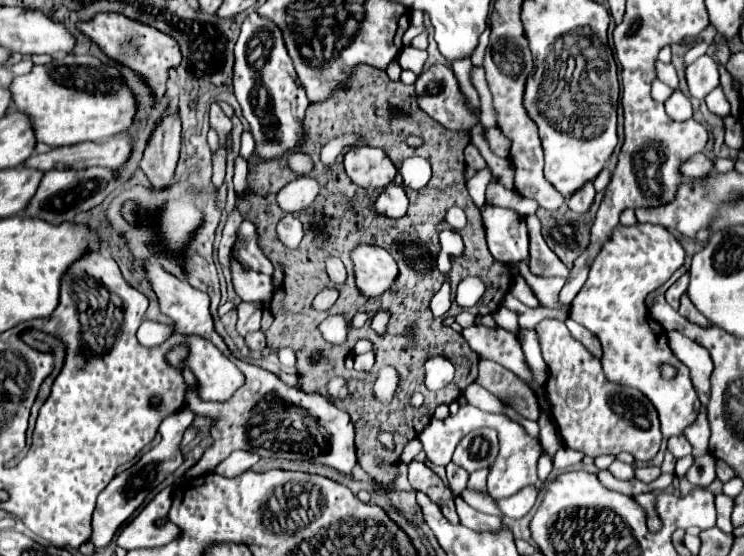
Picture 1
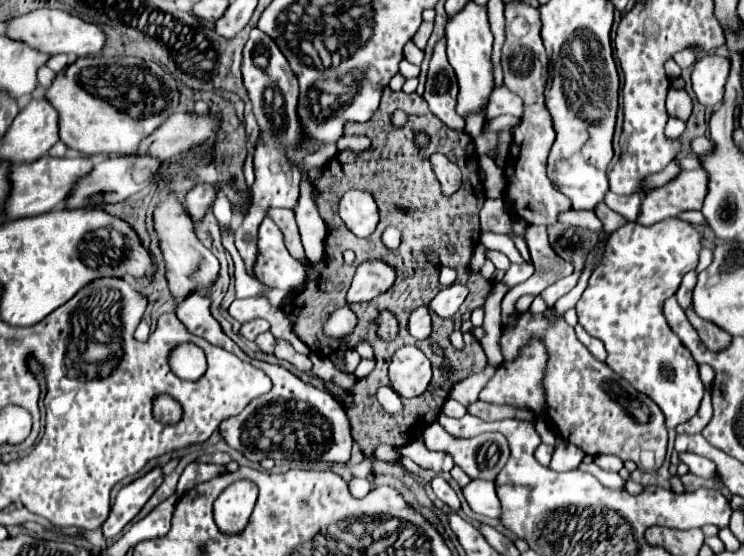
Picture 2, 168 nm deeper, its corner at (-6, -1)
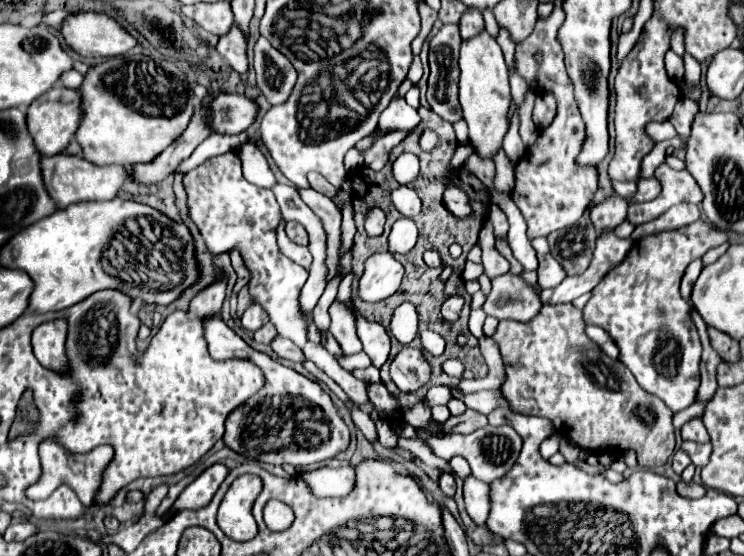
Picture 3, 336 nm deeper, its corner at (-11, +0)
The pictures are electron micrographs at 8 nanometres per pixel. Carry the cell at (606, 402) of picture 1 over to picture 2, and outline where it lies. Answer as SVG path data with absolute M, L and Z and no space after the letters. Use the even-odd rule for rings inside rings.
M525 312L517 317L513 326L503 327L499 339L501 353L506 362L512 361L531 338L543 341L547 349L547 369L543 379L547 415L561 439L573 443L587 455L617 455L623 461L631 459L641 471L657 471L667 451L663 411L611 371L607 363L597 361L575 337L573 327L569 327L563 317L553 323L547 321L543 313Z

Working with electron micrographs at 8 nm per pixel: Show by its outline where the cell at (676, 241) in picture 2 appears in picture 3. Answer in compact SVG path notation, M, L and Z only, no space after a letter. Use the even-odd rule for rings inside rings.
M696 220L678 230L656 232L644 236L634 242L626 258L612 268L592 290L590 300L584 306L584 322L604 328L616 346L620 348L618 360L634 374L638 384L658 396L672 412L680 412L696 402L698 388L700 388L700 340L698 332L688 316L690 304L680 296L680 280L692 260L698 260L706 250L720 246L728 240L726 232L720 232L716 226L708 224L706 220Z

